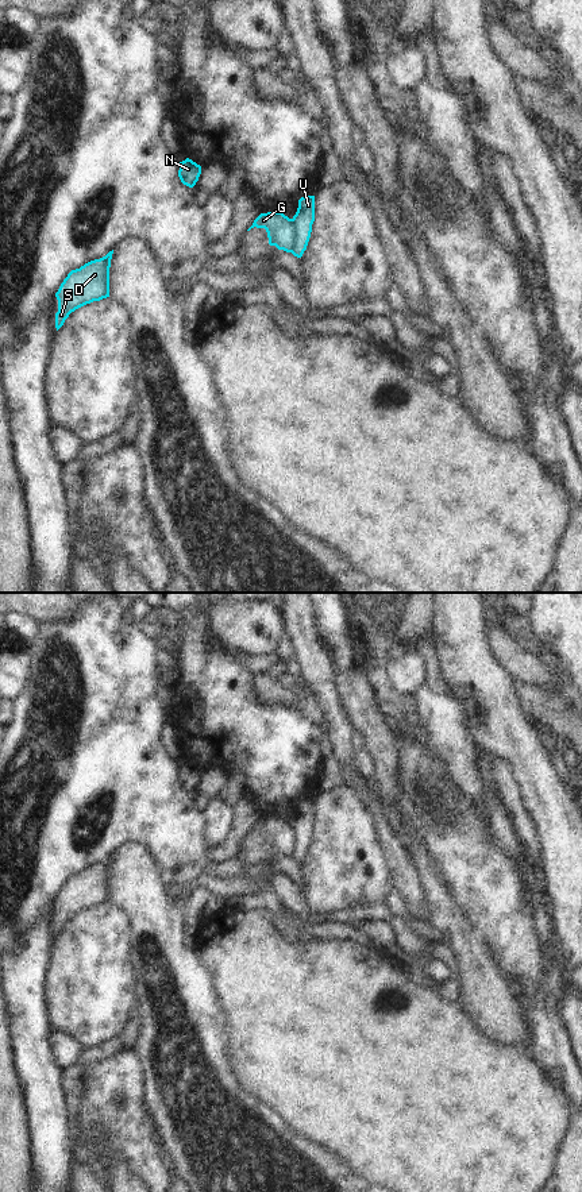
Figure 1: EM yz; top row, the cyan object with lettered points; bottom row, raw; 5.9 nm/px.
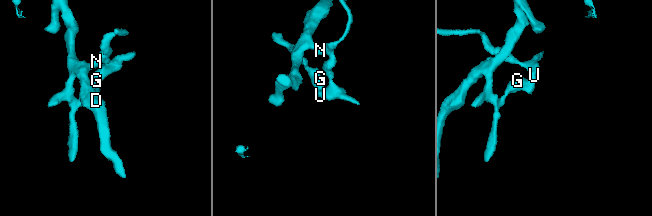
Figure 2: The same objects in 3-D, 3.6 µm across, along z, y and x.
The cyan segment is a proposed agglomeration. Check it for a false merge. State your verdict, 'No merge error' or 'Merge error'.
Merge error.

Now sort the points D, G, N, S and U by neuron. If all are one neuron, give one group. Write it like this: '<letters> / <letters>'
D G N S / U

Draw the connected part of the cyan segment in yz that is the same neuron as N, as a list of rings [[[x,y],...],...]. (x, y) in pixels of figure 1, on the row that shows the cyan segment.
[[[186,158],[185,161],[180,162],[178,177],[184,185],[193,188],[199,181],[200,174],[201,166],[192,159]]]

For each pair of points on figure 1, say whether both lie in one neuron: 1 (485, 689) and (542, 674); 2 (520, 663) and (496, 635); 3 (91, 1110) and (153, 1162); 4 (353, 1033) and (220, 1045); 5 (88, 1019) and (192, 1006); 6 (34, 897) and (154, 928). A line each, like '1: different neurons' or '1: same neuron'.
1: different neurons
2: same neuron
3: same neuron
4: different neurons
5: different neurons
6: different neurons

